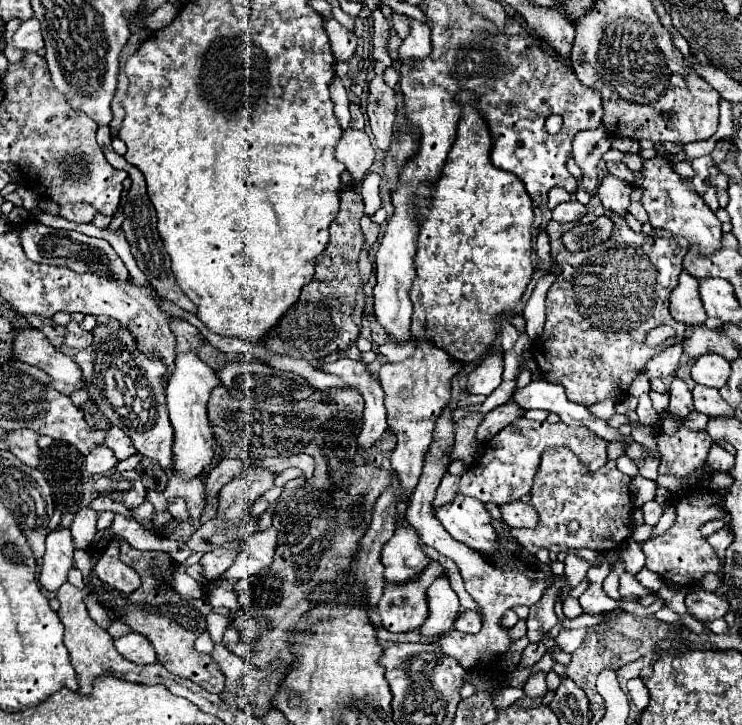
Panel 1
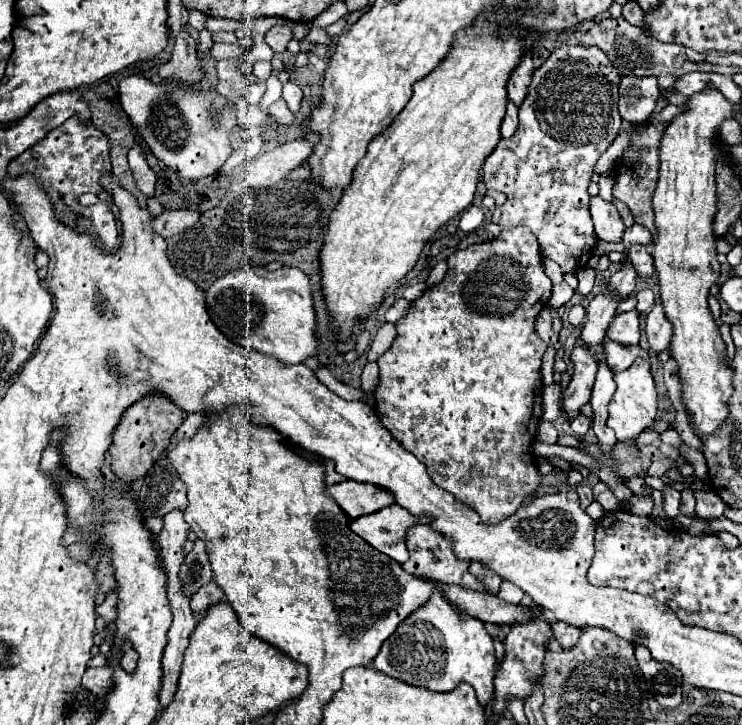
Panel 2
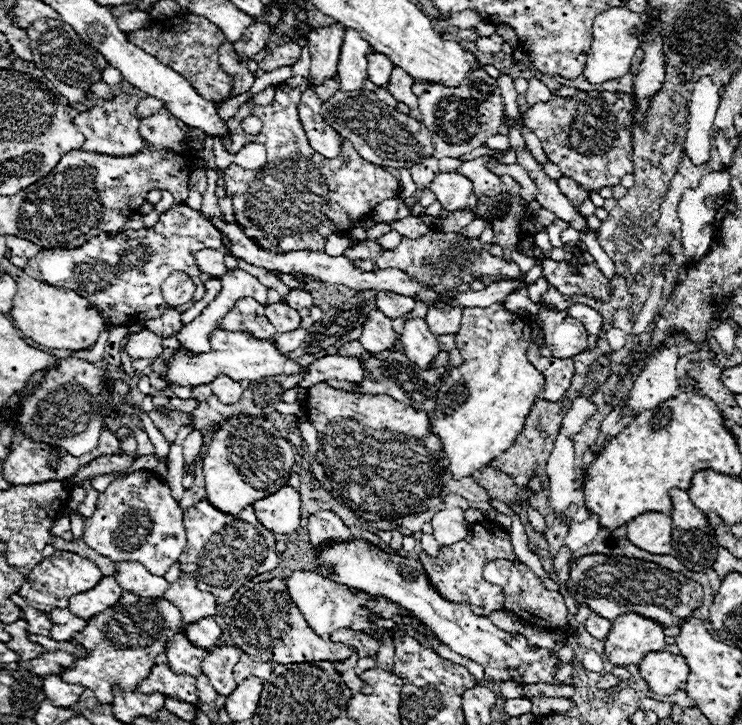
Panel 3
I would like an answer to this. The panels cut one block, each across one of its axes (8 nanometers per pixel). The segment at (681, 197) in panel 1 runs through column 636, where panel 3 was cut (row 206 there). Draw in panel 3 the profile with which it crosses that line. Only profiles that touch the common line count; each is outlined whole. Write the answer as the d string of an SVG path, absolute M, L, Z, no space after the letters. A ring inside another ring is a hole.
M174 204L170 210L160 214L160 220L152 228L122 230L114 238L104 232L74 250L42 248L40 254L28 260L24 272L32 278L40 278L40 282L68 286L70 290L84 294L88 302L104 310L104 320L108 324L128 326L156 318L166 310L160 286L176 270L186 272L198 286L188 306L204 296L204 288L198 278L200 270L194 262L194 254L204 248L224 248L224 236L220 230L212 226L212 222L200 210L192 210L186 204Z

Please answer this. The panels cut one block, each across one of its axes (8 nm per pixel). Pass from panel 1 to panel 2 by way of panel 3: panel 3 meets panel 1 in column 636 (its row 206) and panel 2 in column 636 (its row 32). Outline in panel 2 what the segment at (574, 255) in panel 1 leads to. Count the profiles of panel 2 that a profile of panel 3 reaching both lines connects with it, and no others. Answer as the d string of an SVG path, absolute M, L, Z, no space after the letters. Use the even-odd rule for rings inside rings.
M640 290L640 292L636 292L636 298L638 298L638 306L636 306L638 312L648 312L654 306L652 290Z

